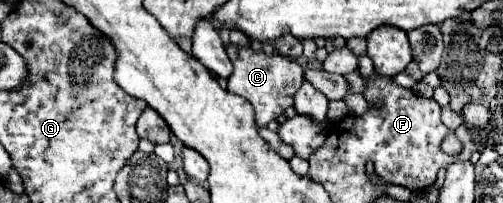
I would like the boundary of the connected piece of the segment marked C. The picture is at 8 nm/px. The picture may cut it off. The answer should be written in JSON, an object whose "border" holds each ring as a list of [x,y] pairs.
{"border":[[[226,44],[226,54],[234,66],[230,78],[228,78],[228,92],[244,96],[252,106],[254,106],[254,120],[260,128],[266,128],[270,120],[276,120],[284,114],[286,108],[292,106],[296,90],[302,86],[302,68],[280,54],[264,54],[252,50],[248,44],[238,46],[238,44]]]}

